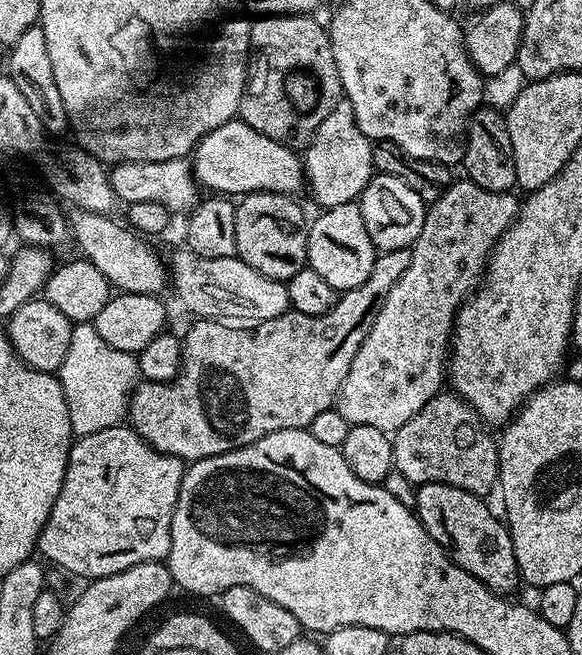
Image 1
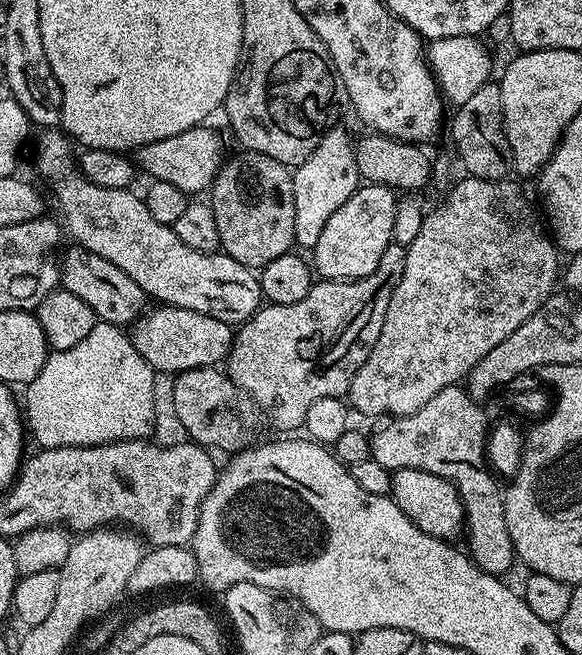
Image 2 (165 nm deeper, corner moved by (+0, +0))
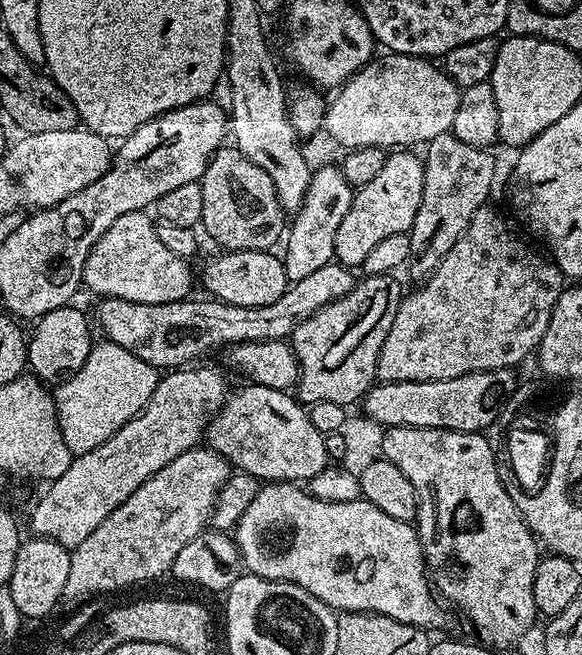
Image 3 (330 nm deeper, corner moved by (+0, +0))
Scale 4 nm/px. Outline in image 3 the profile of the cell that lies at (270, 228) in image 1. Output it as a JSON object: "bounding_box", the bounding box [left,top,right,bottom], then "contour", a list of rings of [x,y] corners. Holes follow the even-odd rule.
{"bounding_box":[198,146,286,252],"contour":[[[225,146],[214,154],[198,183],[202,190],[200,224],[214,243],[221,244],[221,249],[229,252],[266,252],[275,249],[279,240],[281,243],[286,232],[286,213],[280,205],[278,190],[274,190],[274,182],[270,182],[270,174],[266,174],[262,166],[254,166],[254,162],[250,162],[250,158],[243,156],[234,146]]]}

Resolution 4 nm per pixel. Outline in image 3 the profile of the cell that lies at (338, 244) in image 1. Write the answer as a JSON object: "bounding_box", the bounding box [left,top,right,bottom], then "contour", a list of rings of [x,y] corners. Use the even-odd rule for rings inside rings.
{"bounding_box":[335,150,424,270],"contour":[[[396,150],[385,159],[382,170],[366,186],[355,189],[352,209],[340,227],[336,236],[335,259],[353,270],[359,269],[366,262],[367,255],[378,242],[385,241],[390,235],[409,233],[419,204],[423,198],[424,163],[412,150]]]}

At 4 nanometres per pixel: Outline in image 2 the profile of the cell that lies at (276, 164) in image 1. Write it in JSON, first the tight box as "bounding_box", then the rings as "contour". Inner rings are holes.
{"bounding_box":[134,126,222,194],"contour":[[[208,126],[191,128],[182,134],[174,134],[174,138],[162,138],[162,142],[150,142],[135,149],[134,164],[152,180],[170,182],[170,186],[178,186],[178,190],[189,194],[207,193],[220,172],[222,155],[220,156],[220,136],[211,132]]]}

